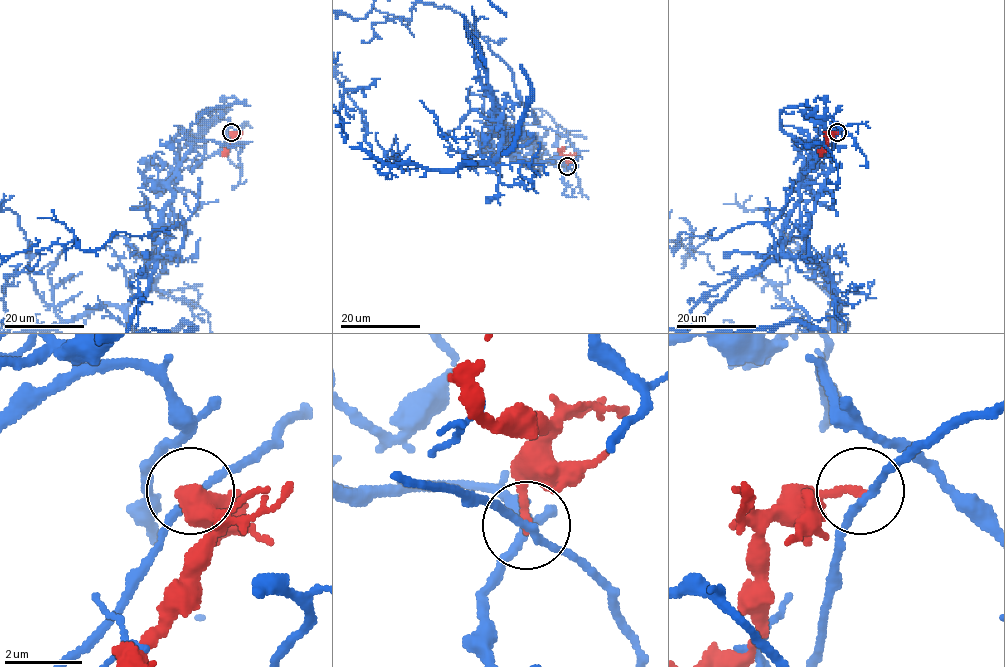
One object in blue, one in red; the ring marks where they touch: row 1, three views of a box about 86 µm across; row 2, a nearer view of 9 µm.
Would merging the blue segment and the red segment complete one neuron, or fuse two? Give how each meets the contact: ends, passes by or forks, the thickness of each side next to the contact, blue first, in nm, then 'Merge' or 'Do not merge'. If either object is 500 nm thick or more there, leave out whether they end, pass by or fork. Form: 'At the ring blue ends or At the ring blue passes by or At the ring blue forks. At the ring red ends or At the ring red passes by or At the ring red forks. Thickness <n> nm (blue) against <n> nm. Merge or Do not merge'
At the ring blue passes by. At the ring red ends. Thickness 190 nm (blue) against 220 nm. Do not merge

